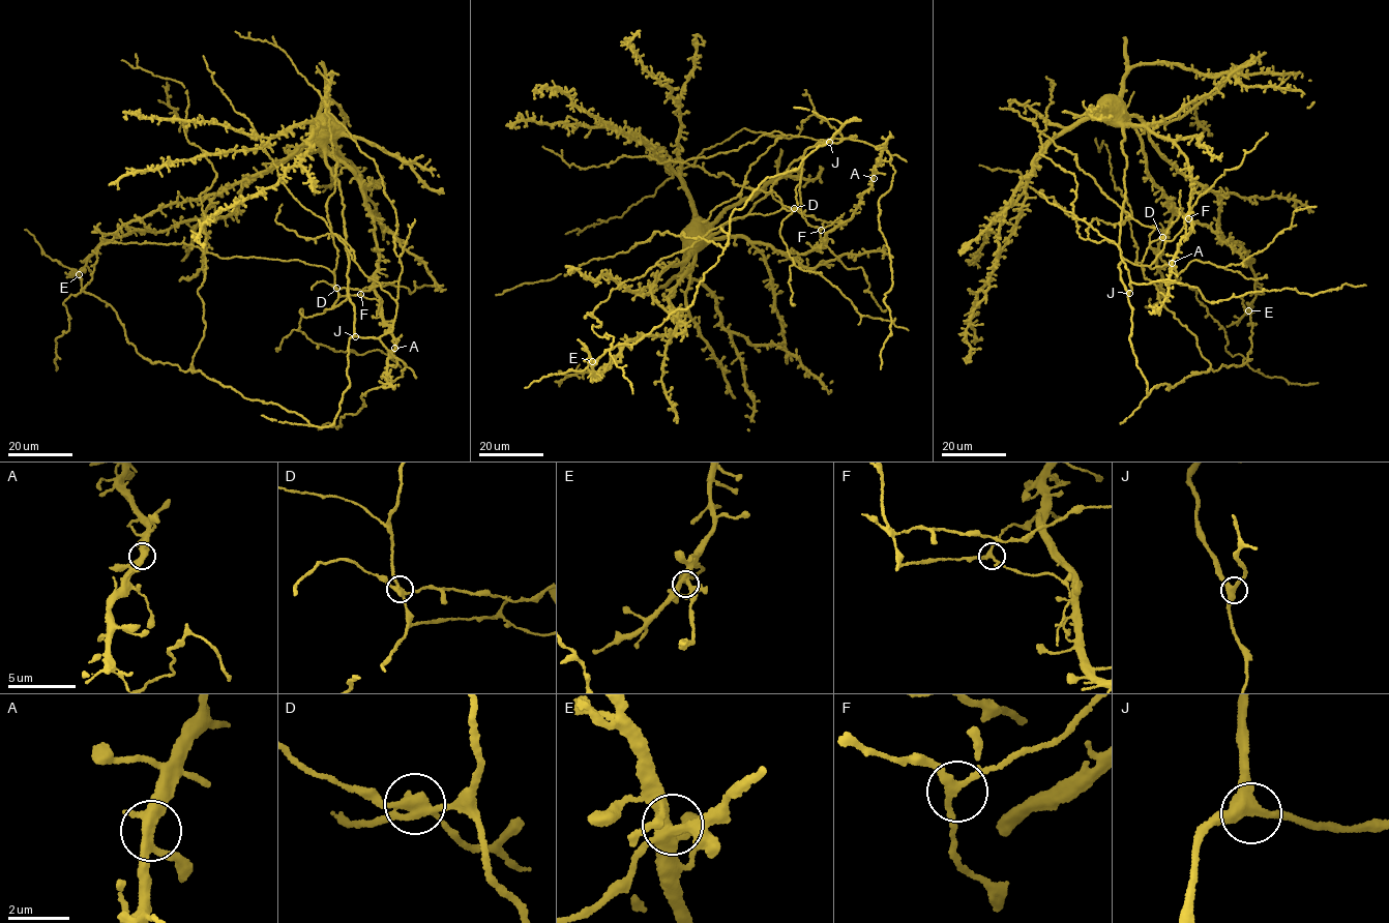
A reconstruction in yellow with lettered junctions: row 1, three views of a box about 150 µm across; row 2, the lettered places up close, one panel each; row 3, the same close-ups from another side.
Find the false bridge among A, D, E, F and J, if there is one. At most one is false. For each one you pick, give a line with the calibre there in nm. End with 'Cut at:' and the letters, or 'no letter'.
D: Thickness 320 nm
Cut at: D

